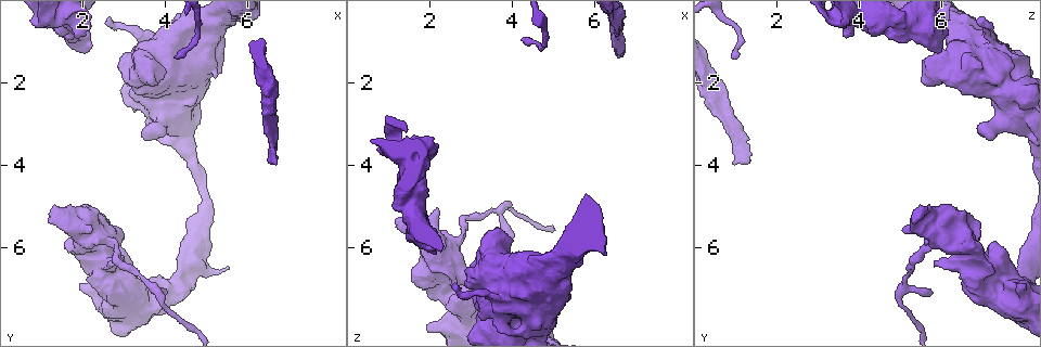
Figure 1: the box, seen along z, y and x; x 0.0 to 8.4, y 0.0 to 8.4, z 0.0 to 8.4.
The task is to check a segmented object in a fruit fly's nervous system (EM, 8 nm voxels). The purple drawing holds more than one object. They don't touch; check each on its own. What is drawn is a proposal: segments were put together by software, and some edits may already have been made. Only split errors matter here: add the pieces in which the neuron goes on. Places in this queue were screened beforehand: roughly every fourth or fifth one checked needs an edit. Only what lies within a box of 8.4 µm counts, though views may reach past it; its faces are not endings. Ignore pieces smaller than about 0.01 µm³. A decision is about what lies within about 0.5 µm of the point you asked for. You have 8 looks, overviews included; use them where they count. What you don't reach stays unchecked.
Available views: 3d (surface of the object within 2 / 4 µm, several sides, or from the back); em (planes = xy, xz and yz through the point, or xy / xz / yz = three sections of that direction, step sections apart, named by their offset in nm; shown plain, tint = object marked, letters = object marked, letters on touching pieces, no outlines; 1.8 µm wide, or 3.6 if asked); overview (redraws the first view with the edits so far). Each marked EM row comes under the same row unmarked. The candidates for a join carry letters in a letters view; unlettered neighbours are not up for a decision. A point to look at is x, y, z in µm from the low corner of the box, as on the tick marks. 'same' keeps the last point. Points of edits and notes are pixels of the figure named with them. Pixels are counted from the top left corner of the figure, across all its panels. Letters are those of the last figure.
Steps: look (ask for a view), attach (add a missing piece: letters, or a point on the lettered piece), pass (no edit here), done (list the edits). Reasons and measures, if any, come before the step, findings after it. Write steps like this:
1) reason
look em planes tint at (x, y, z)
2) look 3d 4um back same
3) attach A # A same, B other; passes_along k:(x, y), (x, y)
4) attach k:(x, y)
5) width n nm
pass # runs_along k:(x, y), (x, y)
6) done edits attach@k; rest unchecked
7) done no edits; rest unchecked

look em planes letters at (1.80, 0.85, 3.65)

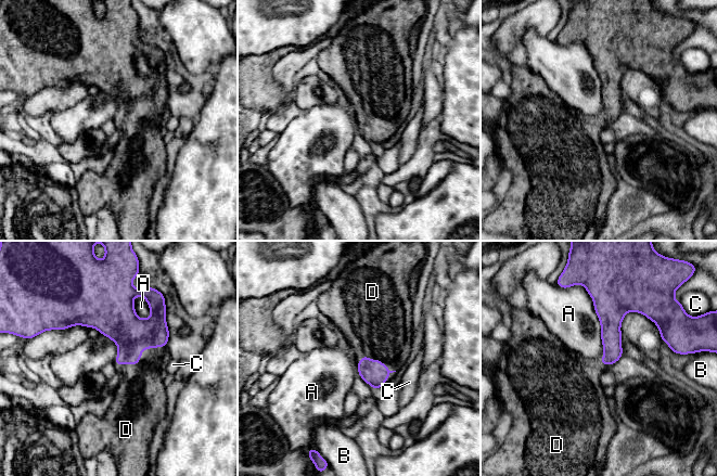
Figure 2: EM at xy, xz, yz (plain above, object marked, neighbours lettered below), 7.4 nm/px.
attach 2:(142, 385) # A other, B other, C other, D same; passes_along 2:(131, 334), (141, 355), (142, 385); the neuron continues

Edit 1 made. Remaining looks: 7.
thin end
look em yz step 16 tint at (4.25, 1.30, 0.90)

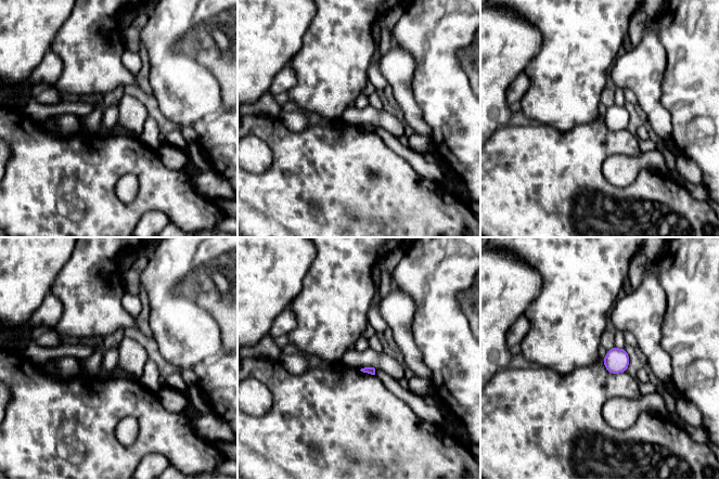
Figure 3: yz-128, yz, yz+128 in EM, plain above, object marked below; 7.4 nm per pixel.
cut it another way
look em planes letters same

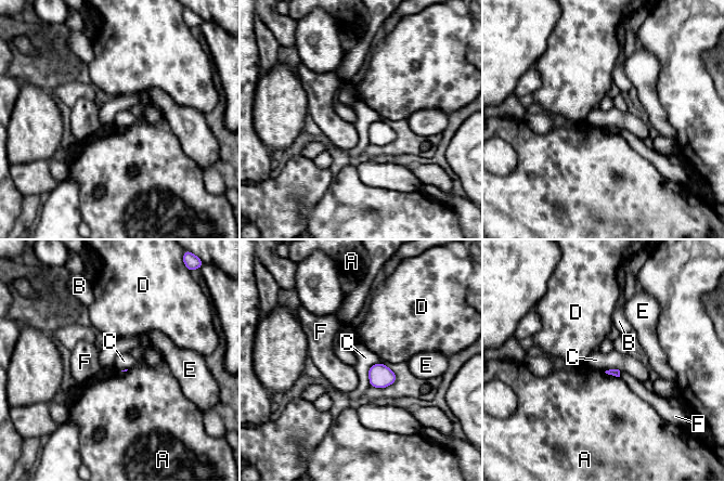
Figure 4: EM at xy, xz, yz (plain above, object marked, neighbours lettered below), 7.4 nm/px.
longest_contact C 190 nm
pass # A other, B other, C other, D other, E other, F other; border 4:(379, 362), (369, 369), (369, 385); none of them fits

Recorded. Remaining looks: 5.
stops while still wide
look 3d 4um at (2.00, 1.25, 6.00)

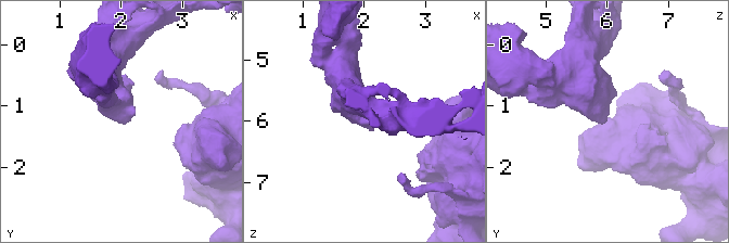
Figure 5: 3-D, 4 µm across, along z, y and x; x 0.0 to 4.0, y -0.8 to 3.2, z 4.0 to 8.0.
look em xz step 4 tint at (2.10, 1.25, 5.95)

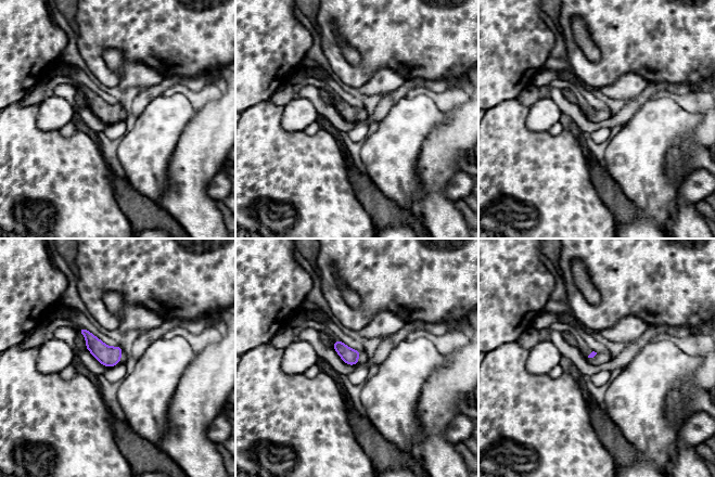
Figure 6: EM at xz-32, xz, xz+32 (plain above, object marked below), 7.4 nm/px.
look em planes letters same

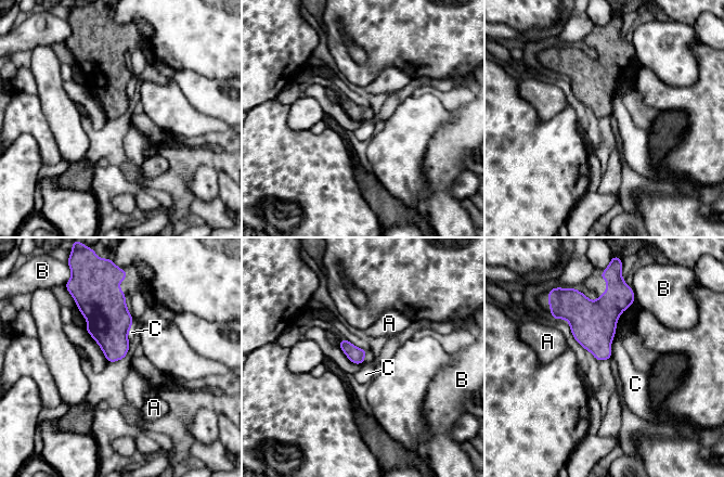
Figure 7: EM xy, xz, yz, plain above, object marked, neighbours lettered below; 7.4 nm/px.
pass # A other, B other, C other; border 7:(615, 335), (611, 342), (610, 357); none of them fits

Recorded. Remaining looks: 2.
done edits attach@2; rest unchecked

